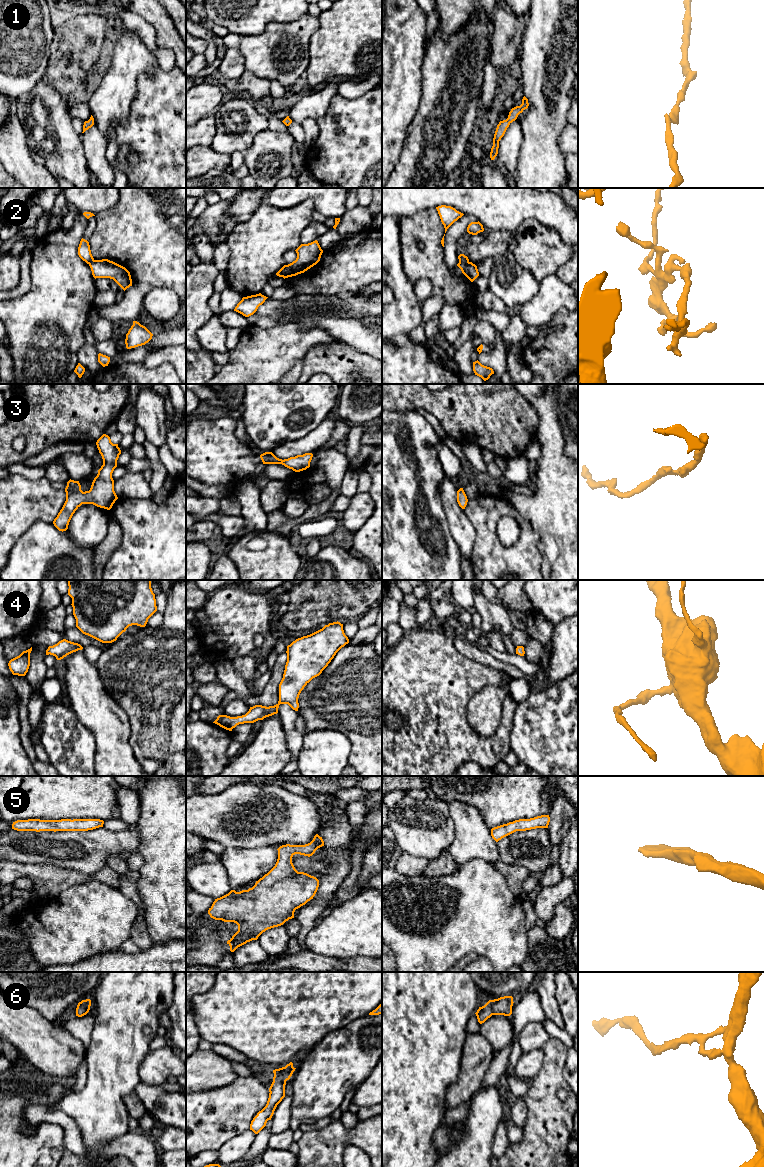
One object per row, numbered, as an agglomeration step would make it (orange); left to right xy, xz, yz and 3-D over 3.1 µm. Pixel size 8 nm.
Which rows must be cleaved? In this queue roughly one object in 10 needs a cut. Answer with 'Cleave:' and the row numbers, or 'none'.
Cleave: 2

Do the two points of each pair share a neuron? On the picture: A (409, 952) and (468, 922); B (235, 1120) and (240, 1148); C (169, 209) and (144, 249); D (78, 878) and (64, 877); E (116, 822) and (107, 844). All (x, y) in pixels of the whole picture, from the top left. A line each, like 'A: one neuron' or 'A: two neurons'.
A: one neuron
B: two neurons
C: one neuron
D: one neuron
E: two neurons

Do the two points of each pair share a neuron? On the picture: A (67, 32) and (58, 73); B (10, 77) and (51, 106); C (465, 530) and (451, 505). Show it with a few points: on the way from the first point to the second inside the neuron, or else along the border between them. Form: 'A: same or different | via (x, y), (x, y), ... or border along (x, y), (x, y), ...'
A: same | via (67, 42), (67, 47), (57, 59), (58, 63)
B: different | border along (42, 78), (28, 92), (15, 99)
C: same | via (459, 524), (452, 511)

